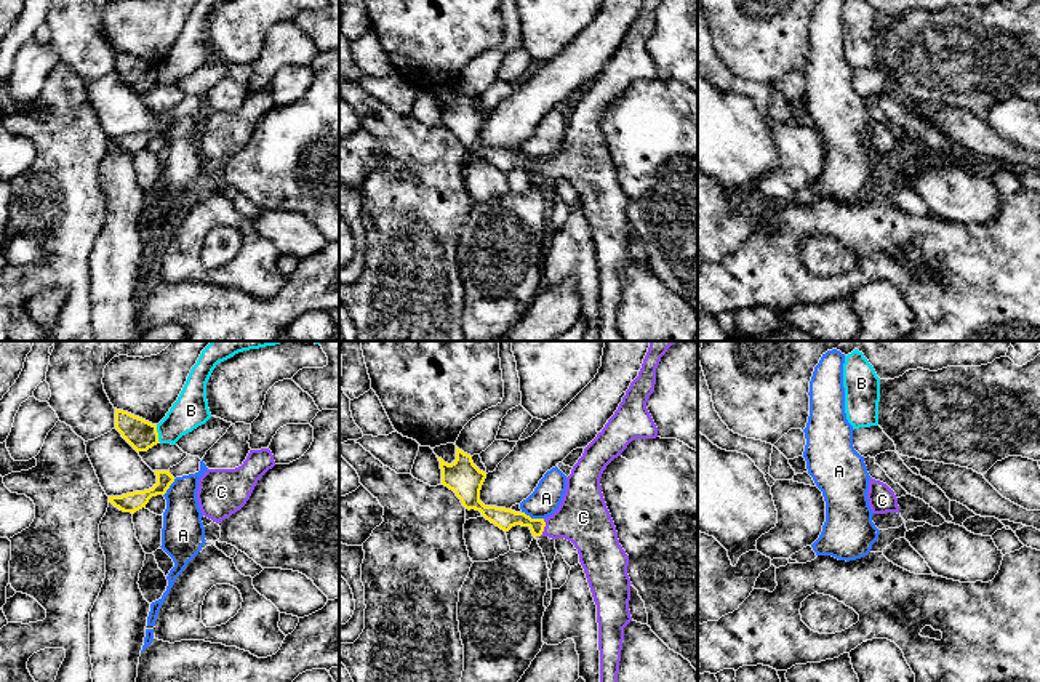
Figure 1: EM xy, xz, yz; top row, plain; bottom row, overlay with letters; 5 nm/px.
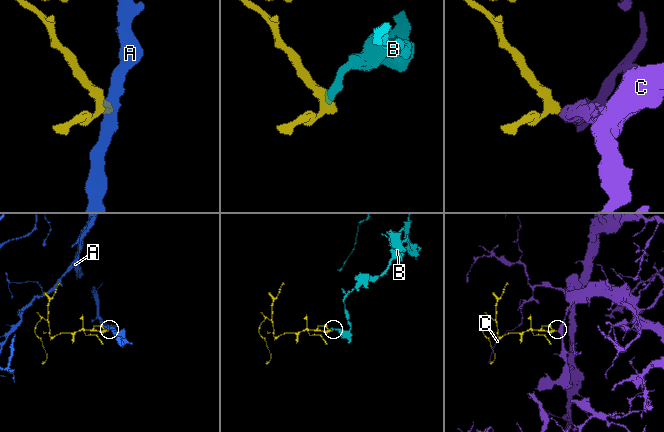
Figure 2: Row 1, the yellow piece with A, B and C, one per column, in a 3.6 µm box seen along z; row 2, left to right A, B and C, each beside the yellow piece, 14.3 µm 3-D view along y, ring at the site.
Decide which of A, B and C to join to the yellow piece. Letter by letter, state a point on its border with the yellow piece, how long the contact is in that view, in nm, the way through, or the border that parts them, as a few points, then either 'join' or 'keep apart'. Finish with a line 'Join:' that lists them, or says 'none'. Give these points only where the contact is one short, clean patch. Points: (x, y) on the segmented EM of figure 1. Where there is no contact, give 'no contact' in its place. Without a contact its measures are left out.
A: xz (533, 519) | 120 nm | along xz (522, 511), (532, 517), (543, 519) | keep apart
B: xy (157, 434) | 100 nm | along xy (156, 425), (160, 442) | keep apart
C: xz (544, 525) | 90 nm | across xz (504, 519), (524, 519), (544, 525), (559, 525), (583, 517) | join
Join: C

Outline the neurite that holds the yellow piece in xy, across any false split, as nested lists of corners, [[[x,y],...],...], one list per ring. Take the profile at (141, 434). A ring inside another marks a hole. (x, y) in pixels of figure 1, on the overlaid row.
[[[115,408],[115,429],[139,453],[147,451],[158,442],[157,424]]]

